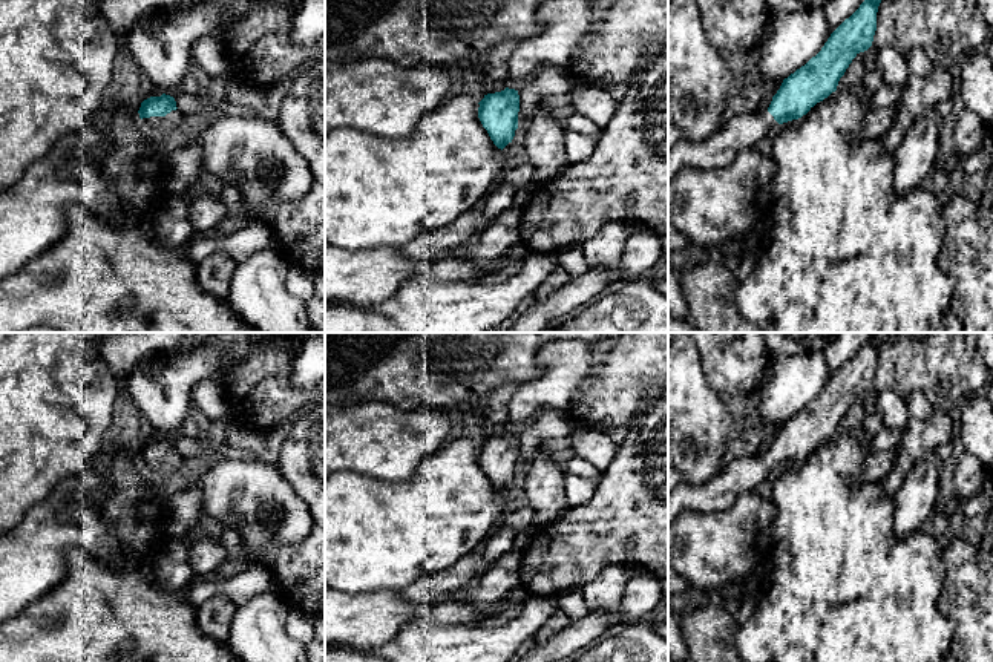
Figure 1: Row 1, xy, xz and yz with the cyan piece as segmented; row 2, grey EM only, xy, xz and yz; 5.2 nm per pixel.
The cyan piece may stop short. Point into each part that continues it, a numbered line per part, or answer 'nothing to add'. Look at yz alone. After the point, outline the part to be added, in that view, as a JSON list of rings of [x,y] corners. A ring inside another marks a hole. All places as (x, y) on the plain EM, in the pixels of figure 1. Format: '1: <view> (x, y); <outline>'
1: yz (743, 474); [[[748,454],[732,458],[716,478],[702,486],[680,483],[668,493],[668,526],[687,510],[729,509],[740,493],[754,492],[777,469],[778,466],[768,454]]]

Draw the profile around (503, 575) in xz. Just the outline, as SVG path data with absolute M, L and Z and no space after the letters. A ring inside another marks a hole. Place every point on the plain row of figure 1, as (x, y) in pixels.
M510 549L466 588L460 602L472 607L483 619L489 619L504 595L521 587L521 561L523 550Z

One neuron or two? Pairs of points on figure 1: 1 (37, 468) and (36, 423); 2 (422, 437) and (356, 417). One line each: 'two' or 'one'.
1: one
2: one

